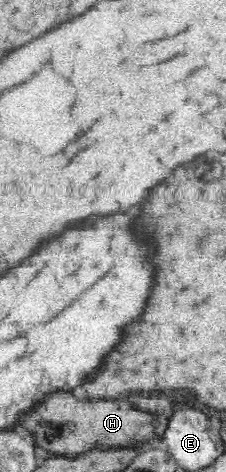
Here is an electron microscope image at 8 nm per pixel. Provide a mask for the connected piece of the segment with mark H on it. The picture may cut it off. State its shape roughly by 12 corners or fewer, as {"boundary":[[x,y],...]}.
{"boundary":[[55,393],[19,419],[55,456],[163,438],[127,399]]}

